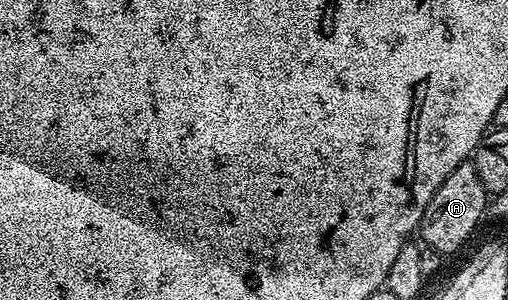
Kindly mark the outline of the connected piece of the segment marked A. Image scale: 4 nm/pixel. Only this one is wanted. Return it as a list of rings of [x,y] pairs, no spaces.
[[[469,162],[459,164],[441,186],[437,194],[429,198],[429,206],[423,215],[421,233],[428,249],[433,252],[450,254],[455,252],[475,232],[475,227],[483,220],[483,211],[489,208],[489,193],[481,182],[474,165]]]

